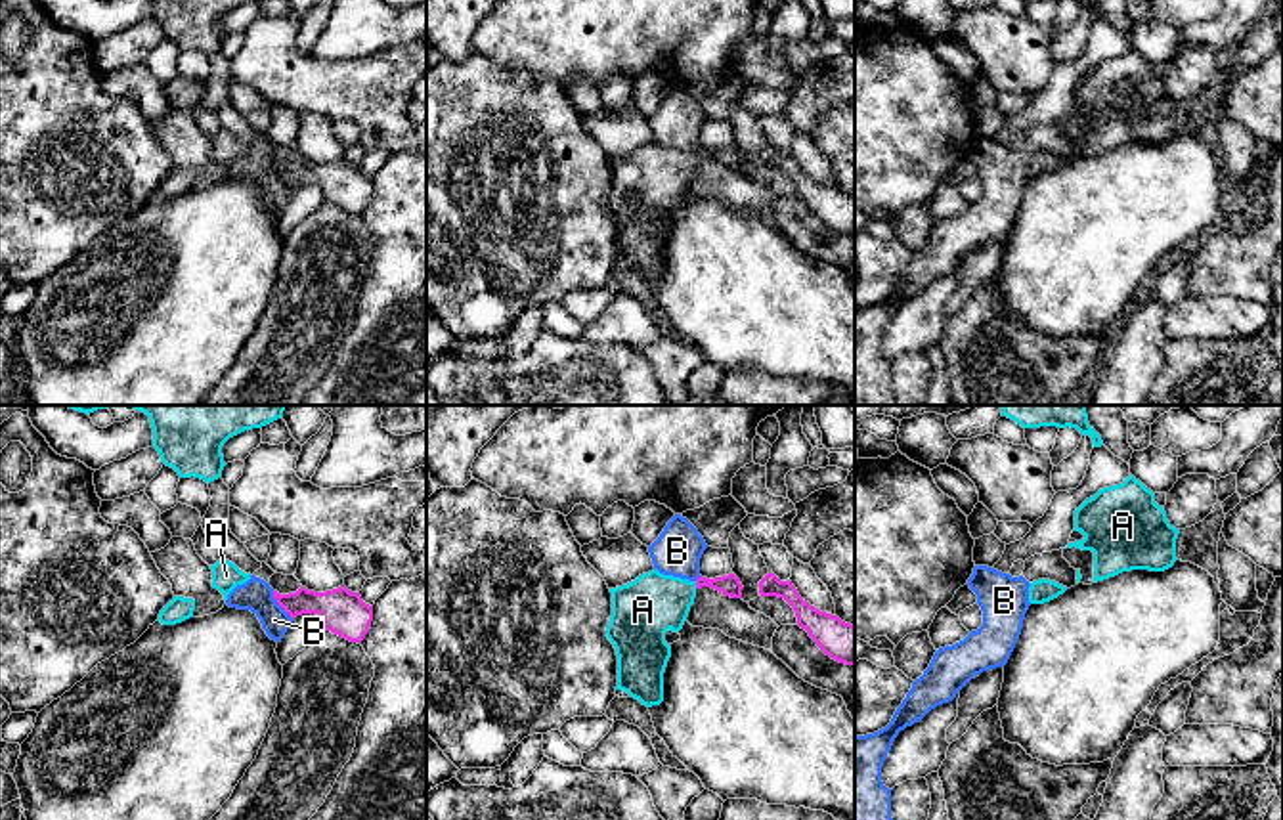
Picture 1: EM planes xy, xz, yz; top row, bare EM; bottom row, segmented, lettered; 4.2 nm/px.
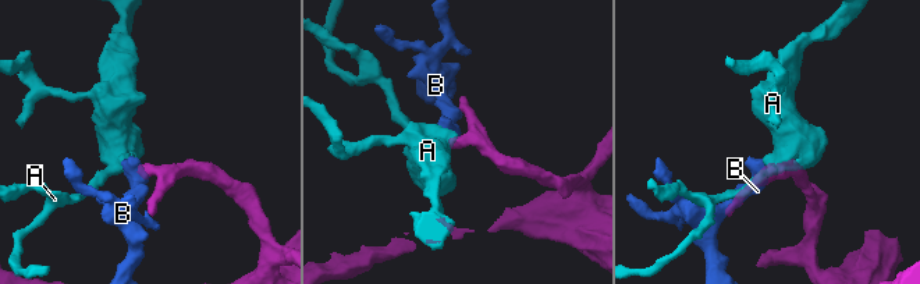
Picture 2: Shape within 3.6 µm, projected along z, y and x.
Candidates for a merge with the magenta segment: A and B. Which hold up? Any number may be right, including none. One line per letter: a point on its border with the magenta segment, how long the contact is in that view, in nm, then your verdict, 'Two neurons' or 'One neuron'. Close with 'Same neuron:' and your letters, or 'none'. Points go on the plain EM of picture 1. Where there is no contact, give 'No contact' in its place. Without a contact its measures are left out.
A: Touches magenta at xz (696, 157). Shared border 30 nm. One neuron
B: Touches magenta at xy (280, 176). Shared border 160 nm. Two neurons
Same neuron: A

